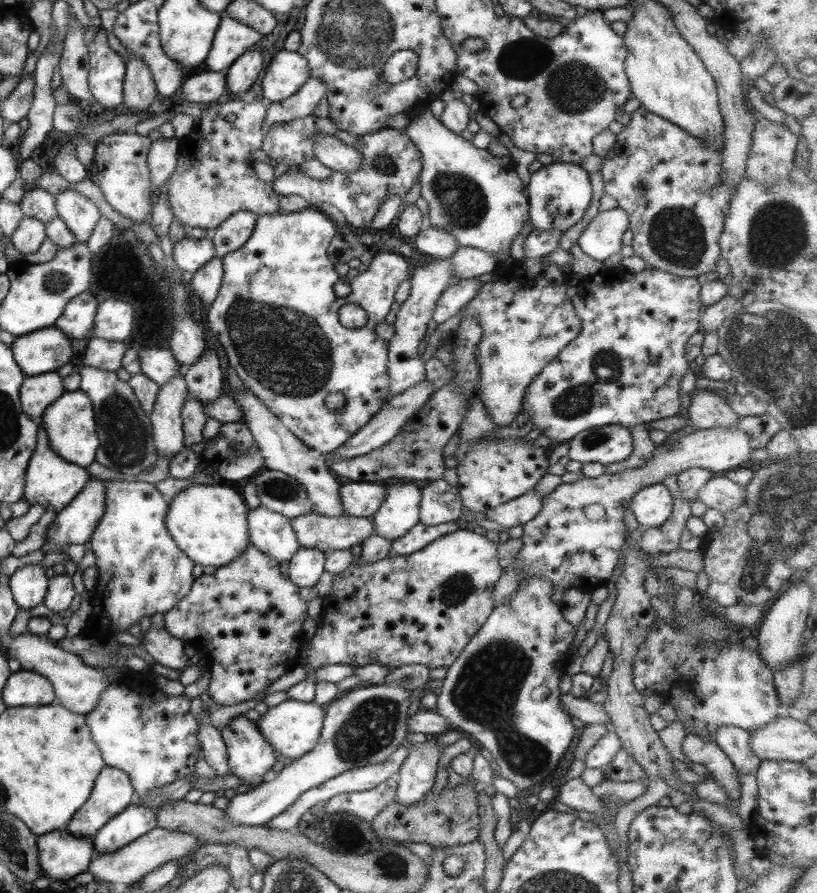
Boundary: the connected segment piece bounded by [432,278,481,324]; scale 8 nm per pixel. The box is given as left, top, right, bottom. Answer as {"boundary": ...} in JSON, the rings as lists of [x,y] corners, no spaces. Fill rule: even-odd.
{"boundary":[[[461,279],[455,286],[447,287],[441,296],[438,296],[432,319],[433,322],[441,324],[455,316],[478,291],[481,285],[475,279]]]}

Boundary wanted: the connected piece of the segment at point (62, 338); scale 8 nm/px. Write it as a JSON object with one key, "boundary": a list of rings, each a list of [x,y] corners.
{"boundary":[[[54,326],[15,337],[10,347],[25,377],[56,371],[67,364],[73,354],[70,338]]]}

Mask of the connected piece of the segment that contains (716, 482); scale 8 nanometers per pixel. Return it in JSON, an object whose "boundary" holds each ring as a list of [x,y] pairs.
{"boundary":[[[725,476],[711,477],[705,486],[702,486],[696,494],[696,500],[705,504],[722,515],[731,512],[744,500],[742,486],[727,479]]]}

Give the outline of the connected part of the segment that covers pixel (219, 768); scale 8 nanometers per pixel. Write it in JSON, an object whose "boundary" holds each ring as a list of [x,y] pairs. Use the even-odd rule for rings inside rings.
{"boundary":[[[205,704],[201,705],[201,712],[198,716],[196,737],[201,746],[203,760],[215,770],[217,776],[229,774],[225,744],[220,735],[220,730],[217,730],[210,721],[211,716],[208,714]]]}

